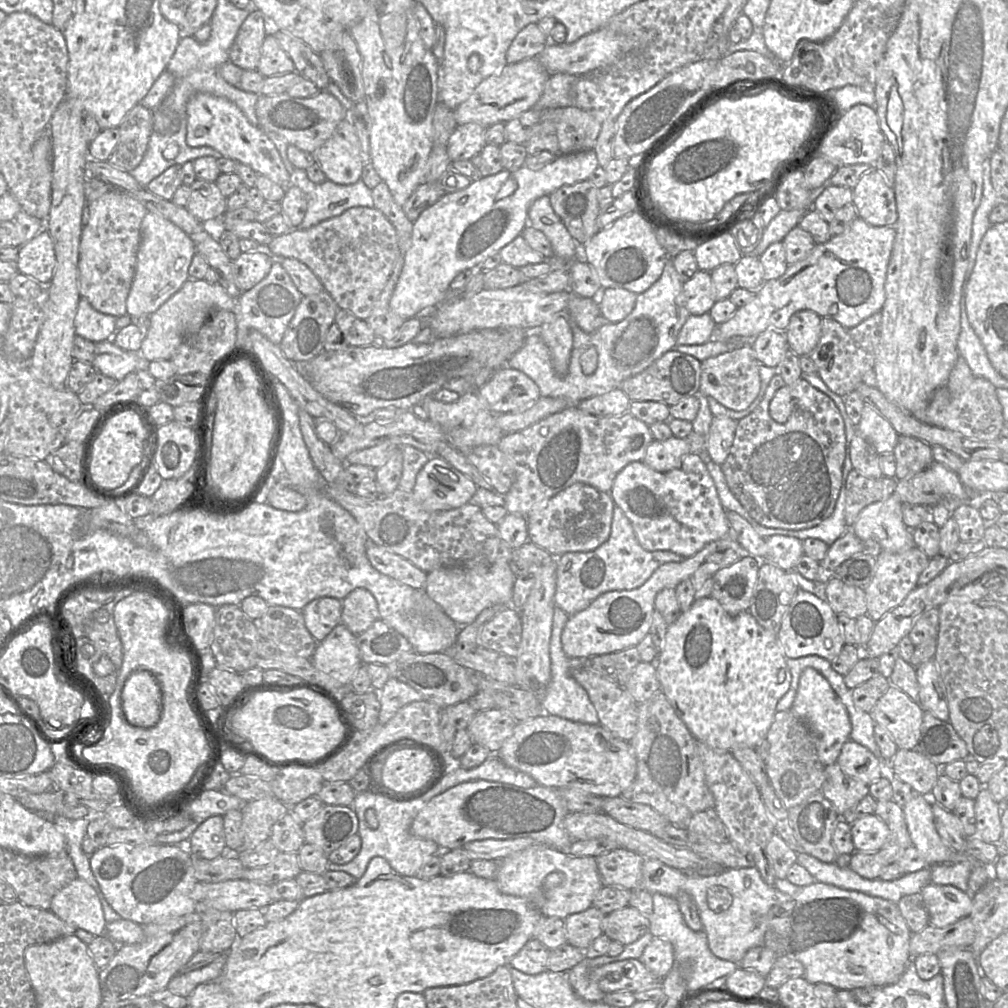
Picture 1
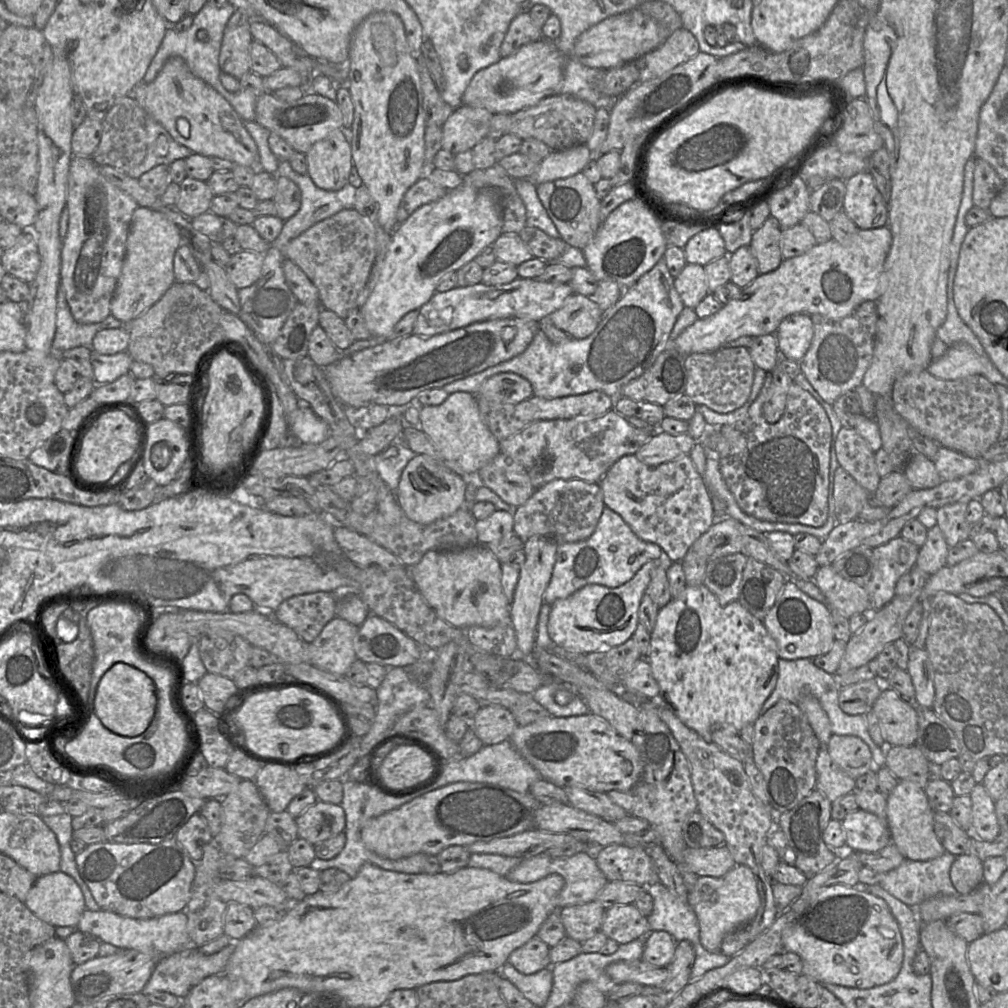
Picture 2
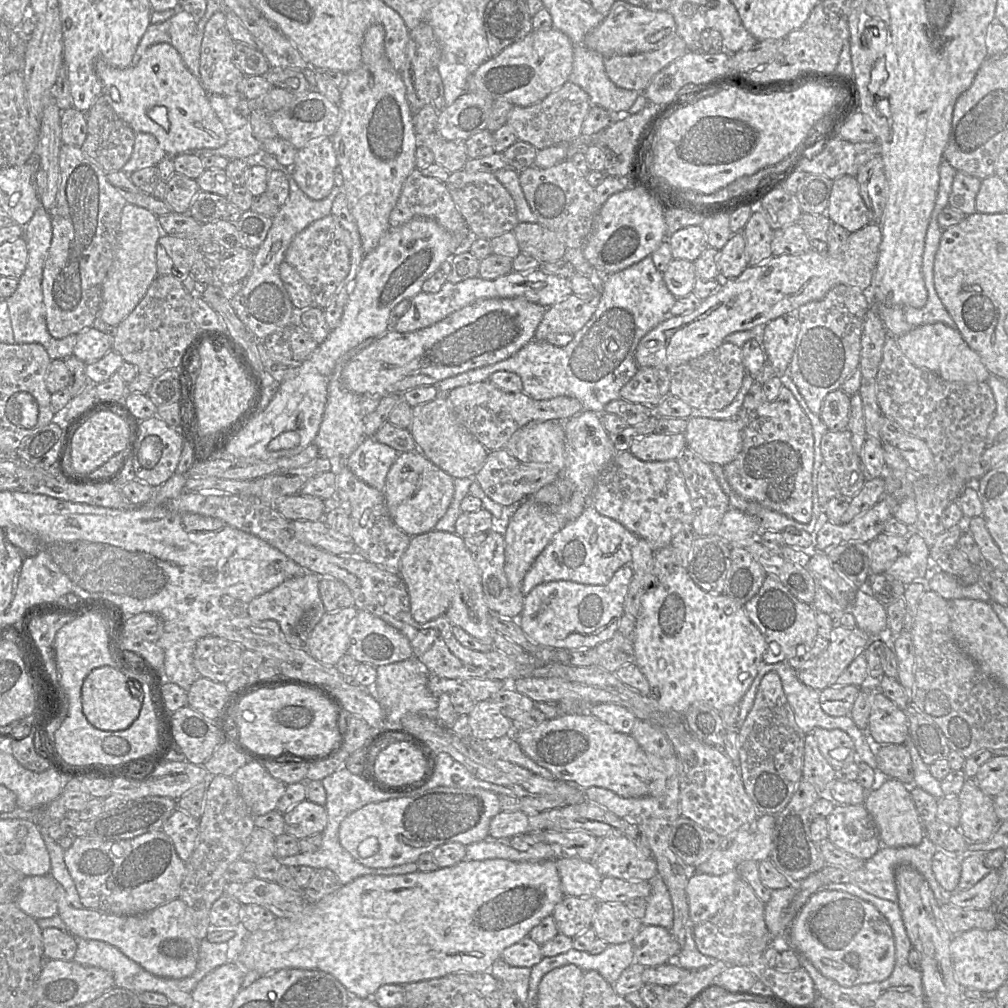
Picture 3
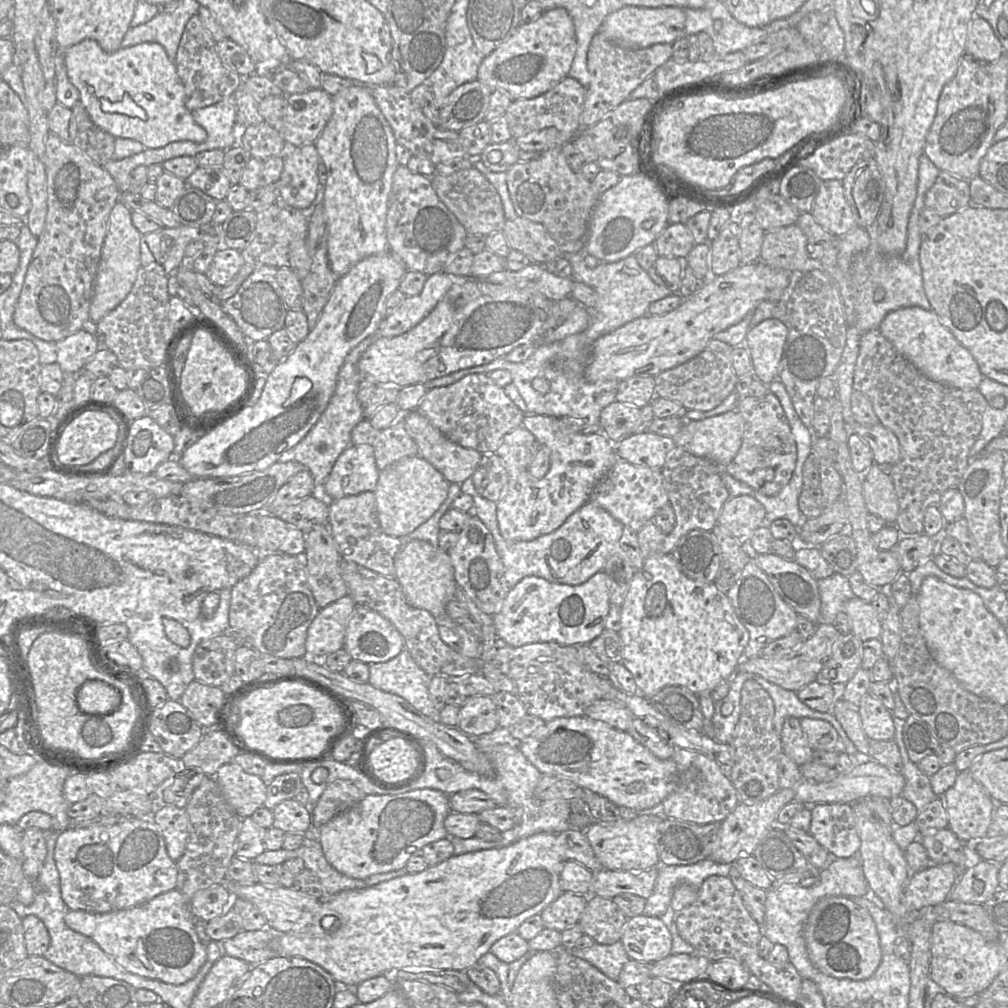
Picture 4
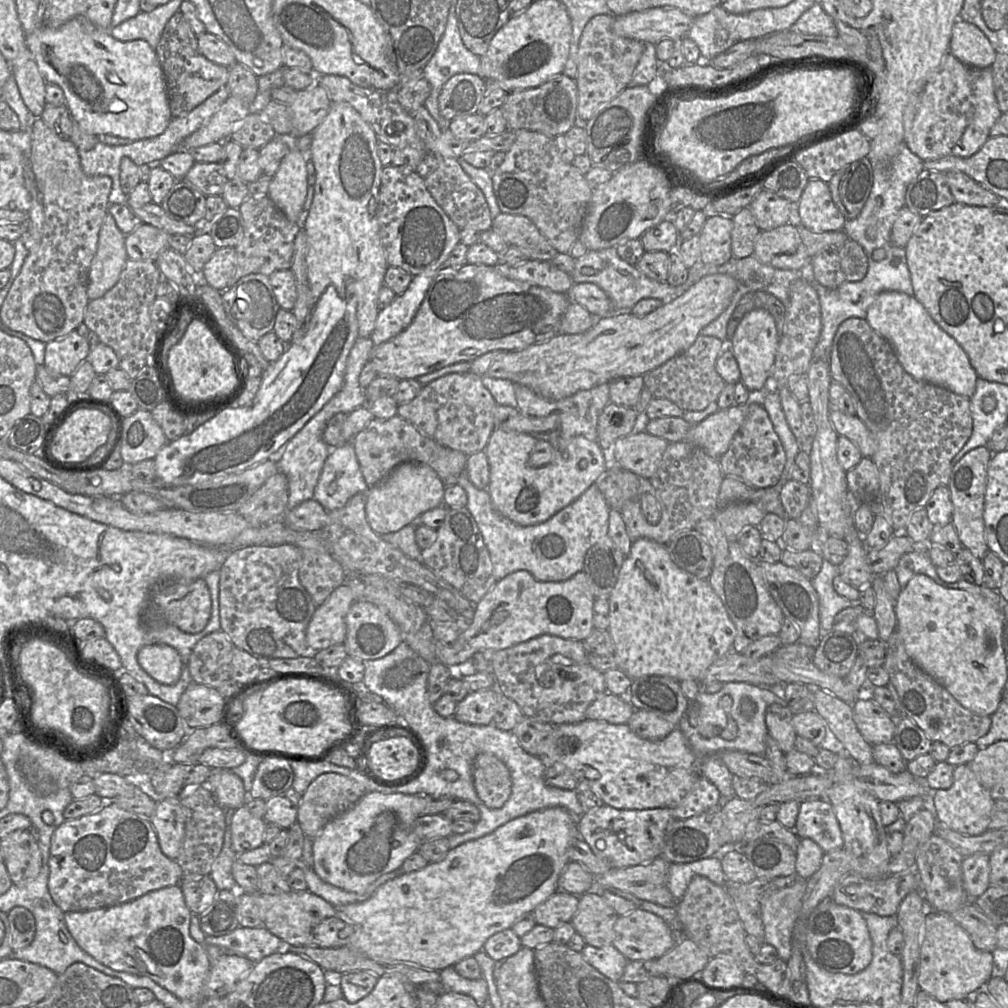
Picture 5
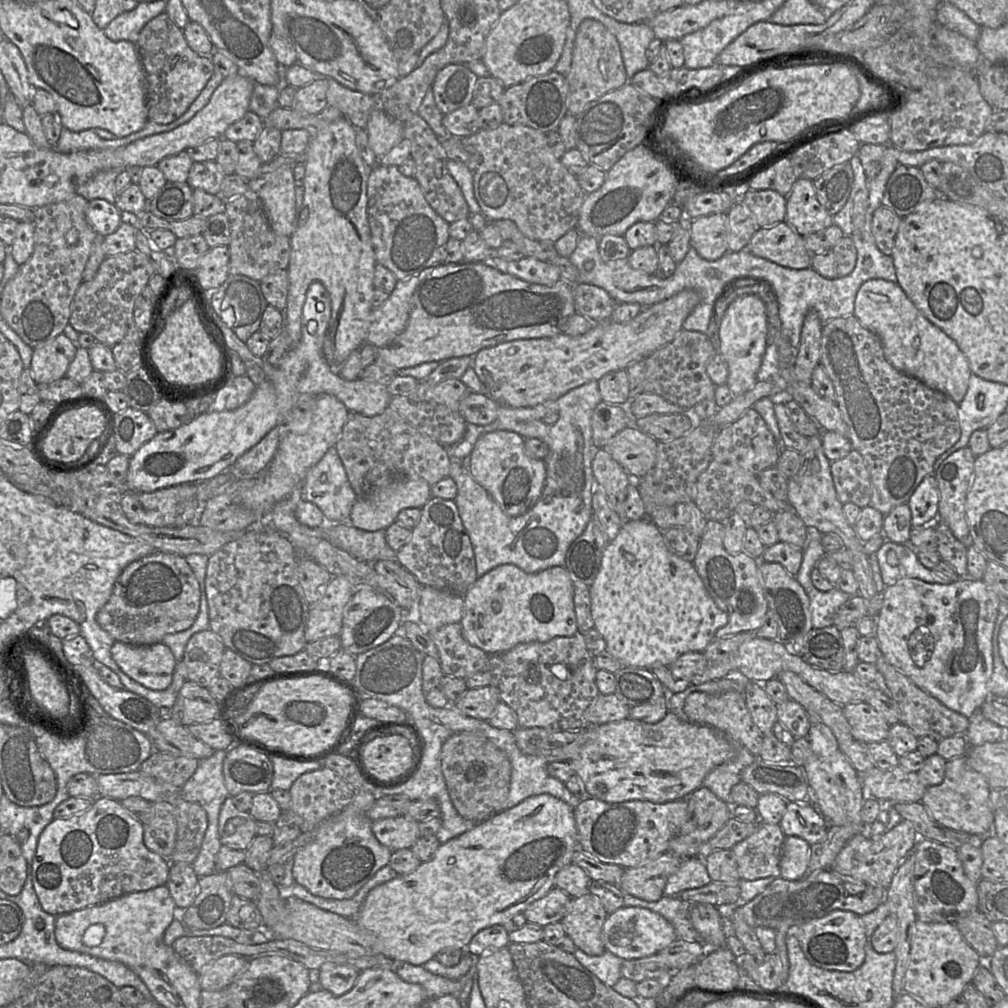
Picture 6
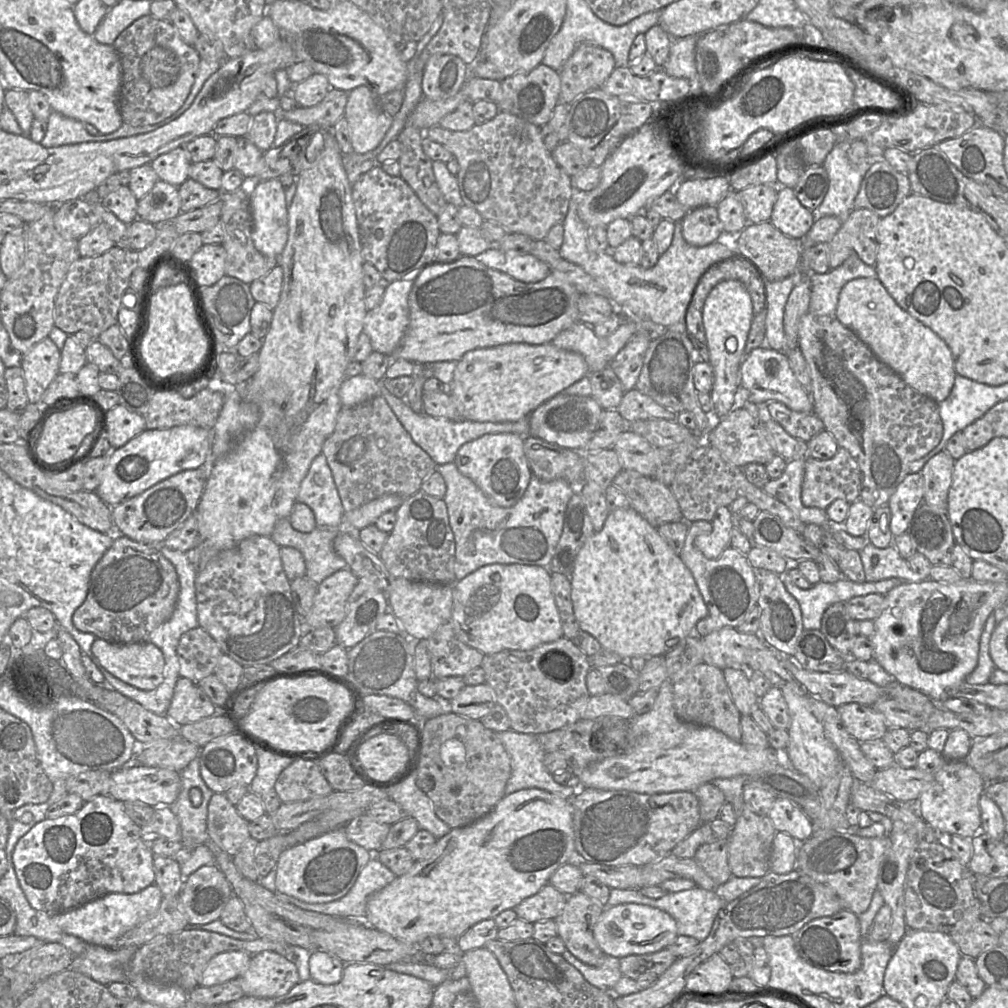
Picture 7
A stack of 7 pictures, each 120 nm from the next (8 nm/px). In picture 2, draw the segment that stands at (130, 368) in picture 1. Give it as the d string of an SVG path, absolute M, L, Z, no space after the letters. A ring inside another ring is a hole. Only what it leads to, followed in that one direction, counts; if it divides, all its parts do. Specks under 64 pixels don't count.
M91 351L90 360L94 373L94 382L97 385L111 383L123 374L129 373L133 362L127 351L114 355L104 355Z

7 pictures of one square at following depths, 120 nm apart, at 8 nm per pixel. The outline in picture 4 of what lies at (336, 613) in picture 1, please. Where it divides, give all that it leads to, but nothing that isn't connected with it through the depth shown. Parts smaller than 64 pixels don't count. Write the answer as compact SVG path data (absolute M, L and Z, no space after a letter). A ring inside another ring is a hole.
M304 553L272 554L263 557L251 574L236 583L230 590L229 633L232 633L238 641L242 640L243 644L251 646L261 655L289 659L306 656L307 631L320 608L308 585Z

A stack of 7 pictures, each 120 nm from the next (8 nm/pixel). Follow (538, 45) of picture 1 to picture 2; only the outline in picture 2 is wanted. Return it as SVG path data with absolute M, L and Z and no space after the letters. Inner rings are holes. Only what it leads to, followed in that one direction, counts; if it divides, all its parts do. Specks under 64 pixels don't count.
M529 12L517 15L510 23L500 47L501 58L508 57L521 46L543 38L541 29L533 23Z

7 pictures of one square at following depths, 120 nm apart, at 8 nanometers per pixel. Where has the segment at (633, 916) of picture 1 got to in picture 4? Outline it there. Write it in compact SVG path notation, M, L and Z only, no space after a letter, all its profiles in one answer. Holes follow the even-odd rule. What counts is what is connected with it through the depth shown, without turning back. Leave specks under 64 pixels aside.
M589 895L578 925L597 944L610 945L620 941L627 921L612 899Z

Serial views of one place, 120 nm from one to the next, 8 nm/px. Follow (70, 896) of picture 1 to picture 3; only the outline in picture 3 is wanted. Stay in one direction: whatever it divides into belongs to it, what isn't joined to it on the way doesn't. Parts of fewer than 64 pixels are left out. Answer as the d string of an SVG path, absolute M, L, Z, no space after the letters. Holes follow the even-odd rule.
M50 874L26 876L22 879L15 899L16 905L34 919L58 914L58 901L63 888Z

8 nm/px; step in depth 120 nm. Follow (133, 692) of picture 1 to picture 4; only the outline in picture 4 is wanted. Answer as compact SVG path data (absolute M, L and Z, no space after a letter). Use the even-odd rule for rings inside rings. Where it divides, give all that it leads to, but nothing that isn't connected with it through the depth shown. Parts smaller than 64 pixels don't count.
M88 680L78 689L76 701L82 713L102 716L116 711L122 704L122 696L101 680Z

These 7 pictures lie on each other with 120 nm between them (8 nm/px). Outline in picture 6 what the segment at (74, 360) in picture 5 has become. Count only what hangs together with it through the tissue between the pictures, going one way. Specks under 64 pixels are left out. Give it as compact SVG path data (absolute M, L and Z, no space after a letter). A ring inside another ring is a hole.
M63 333L33 349L30 371L37 385L48 384L66 376L78 344Z

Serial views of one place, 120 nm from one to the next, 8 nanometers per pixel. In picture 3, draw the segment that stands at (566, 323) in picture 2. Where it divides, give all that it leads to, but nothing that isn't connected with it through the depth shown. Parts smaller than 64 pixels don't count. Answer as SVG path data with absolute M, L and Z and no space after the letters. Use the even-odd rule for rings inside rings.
M599 292L591 298L580 298L572 293L560 302L549 306L537 327L532 341L546 341L549 335L555 335L557 333L568 333L574 335L589 321L593 313L596 311L599 302Z

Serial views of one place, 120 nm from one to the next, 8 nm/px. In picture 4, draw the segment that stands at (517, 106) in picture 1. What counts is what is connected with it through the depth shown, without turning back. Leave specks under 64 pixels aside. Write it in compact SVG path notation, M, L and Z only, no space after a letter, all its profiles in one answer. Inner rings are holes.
M544 10L536 21L522 23L507 41L484 57L476 79L491 90L504 91L512 100L534 98L568 76L576 48L574 24L567 10Z

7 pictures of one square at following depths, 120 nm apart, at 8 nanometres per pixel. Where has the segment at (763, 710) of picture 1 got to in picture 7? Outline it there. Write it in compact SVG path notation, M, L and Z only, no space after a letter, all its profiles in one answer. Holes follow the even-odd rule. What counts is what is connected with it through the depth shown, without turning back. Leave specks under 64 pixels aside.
M630 506L609 512L603 528L581 549L570 582L573 610L580 629L598 640L602 648L619 655L622 661L631 657L663 656L681 640L696 635L696 623L708 614L689 569L657 529Z

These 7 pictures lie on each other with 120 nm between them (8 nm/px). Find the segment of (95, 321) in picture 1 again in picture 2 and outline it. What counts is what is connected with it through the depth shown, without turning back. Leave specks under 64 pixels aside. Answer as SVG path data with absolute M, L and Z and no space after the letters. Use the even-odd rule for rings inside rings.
M59 291L57 298L56 332L52 351L60 354L71 348L91 347L94 336L102 329L100 323L84 324L77 322L71 314L65 294Z

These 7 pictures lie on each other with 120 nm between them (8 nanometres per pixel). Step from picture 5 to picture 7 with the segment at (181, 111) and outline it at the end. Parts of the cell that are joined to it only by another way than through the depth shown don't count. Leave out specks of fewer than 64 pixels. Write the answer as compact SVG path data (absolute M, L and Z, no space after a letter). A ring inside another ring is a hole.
M146 15L123 30L113 43L121 62L117 106L124 124L153 125L177 112L194 84L201 57L178 35L169 20Z

